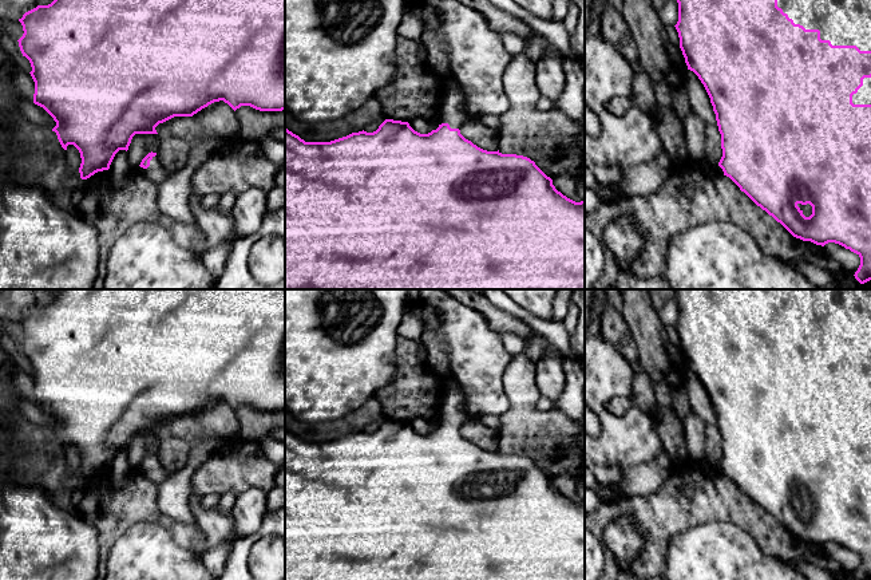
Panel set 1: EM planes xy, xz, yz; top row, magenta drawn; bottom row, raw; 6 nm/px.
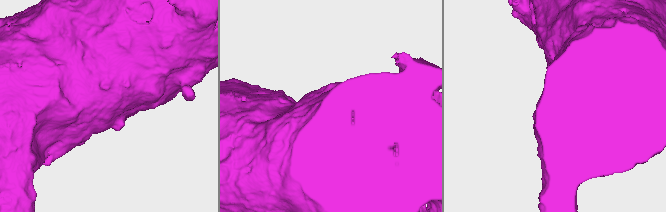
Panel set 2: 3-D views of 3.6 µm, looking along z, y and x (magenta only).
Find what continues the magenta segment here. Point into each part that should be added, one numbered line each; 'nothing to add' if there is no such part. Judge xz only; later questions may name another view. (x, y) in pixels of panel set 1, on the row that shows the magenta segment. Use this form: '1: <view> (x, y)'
1: xz (452, 110)

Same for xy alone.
1: xy (155, 172)

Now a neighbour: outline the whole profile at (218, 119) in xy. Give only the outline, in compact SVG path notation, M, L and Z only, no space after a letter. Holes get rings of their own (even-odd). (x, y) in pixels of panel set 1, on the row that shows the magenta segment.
M223 100L214 102L193 115L203 129L203 135L191 143L187 163L169 174L157 186L157 205L163 214L174 221L197 225L190 206L191 177L198 166L211 154L221 141L239 135L239 122L235 111Z

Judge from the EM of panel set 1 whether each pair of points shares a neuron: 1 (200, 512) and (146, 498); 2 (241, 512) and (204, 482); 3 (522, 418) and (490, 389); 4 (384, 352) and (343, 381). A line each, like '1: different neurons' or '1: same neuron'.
1: different neurons
2: different neurons
3: different neurons
4: same neuron

